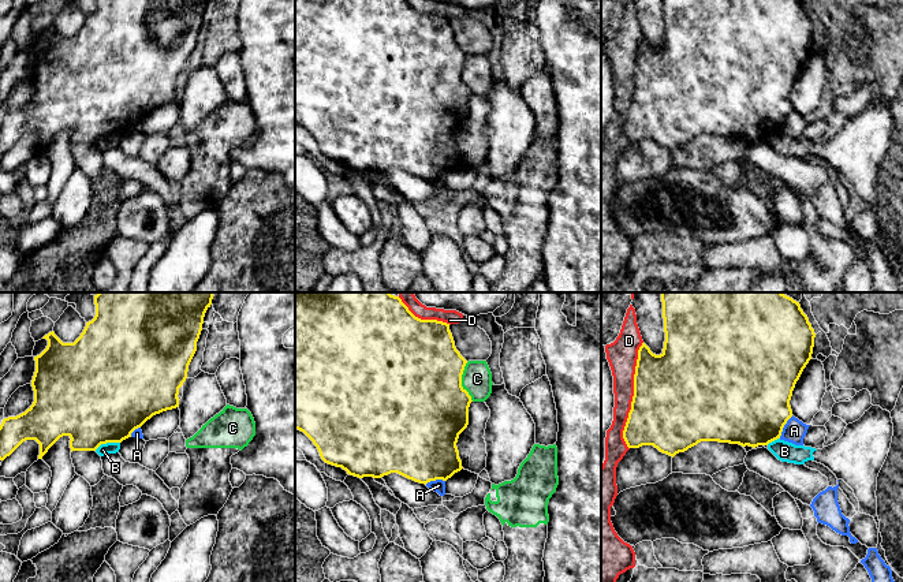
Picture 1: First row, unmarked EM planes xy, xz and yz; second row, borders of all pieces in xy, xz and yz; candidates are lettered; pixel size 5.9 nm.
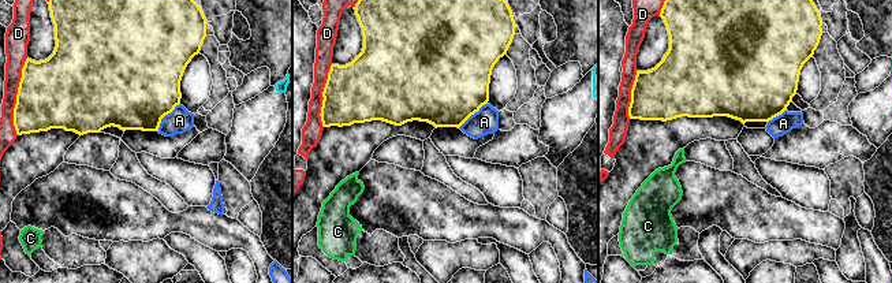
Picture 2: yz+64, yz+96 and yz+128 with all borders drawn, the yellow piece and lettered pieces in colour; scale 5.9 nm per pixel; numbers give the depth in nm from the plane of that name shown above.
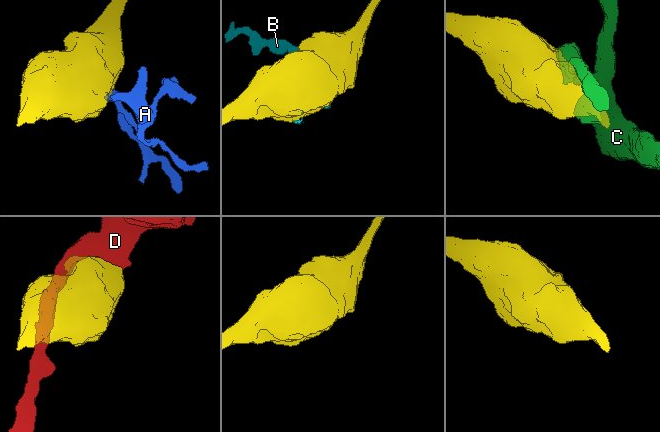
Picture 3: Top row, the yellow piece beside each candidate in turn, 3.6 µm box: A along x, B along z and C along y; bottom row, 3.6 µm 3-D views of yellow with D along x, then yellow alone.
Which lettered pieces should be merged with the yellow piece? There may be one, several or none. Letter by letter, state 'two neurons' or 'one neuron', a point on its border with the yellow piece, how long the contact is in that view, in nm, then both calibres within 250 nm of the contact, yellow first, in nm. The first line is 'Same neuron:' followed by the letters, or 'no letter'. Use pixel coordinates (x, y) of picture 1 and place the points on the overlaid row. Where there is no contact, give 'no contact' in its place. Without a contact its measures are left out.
Same neuron: no letter
A: two neurons; contact yz (783, 426); length 160 nm; calibres 500 and 140 nm
B: two neurons; contact xy (107, 441); length 160 nm; calibres 500 and 70 nm
C: two neurons; contact xz (461, 381); length 240 nm; calibres 500 and 180 nm
D: two neurons; contact yz (634, 395); length 650 nm; calibres 500 and 180 nm

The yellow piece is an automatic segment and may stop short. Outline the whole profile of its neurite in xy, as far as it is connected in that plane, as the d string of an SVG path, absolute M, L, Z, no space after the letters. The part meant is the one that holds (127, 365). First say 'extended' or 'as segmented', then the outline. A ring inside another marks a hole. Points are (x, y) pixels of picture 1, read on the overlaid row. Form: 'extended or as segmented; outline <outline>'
as segmented; outline M98 292L94 295L96 316L86 322L83 332L74 343L63 343L53 331L42 337L48 340L48 346L40 355L34 357L36 372L31 380L34 402L25 413L3 419L0 425L0 460L10 456L26 440L36 440L40 444L38 459L42 459L48 449L63 436L71 439L71 452L96 451L101 444L122 443L153 415L179 407L179 388L187 378L189 365L197 351L204 317L212 305L212 299L213 292Z

